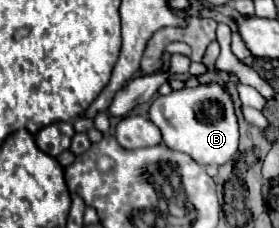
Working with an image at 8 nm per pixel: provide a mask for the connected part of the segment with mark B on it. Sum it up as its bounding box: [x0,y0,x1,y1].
[150,84,238,166]

